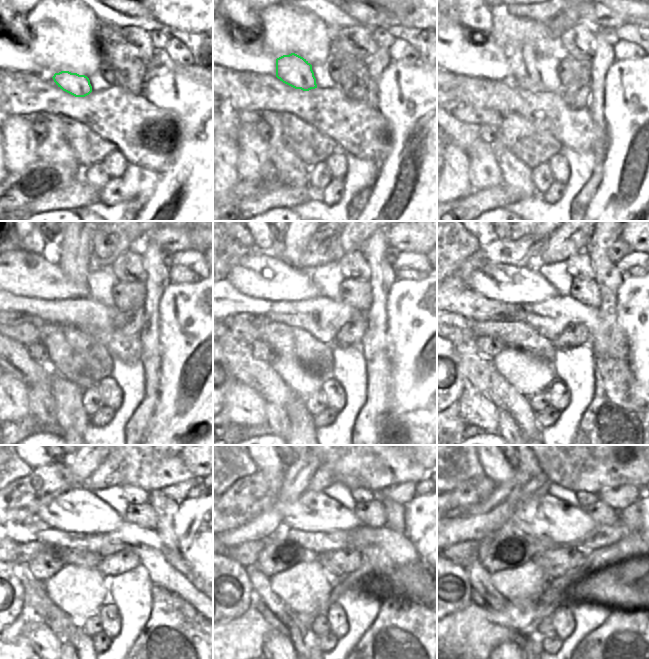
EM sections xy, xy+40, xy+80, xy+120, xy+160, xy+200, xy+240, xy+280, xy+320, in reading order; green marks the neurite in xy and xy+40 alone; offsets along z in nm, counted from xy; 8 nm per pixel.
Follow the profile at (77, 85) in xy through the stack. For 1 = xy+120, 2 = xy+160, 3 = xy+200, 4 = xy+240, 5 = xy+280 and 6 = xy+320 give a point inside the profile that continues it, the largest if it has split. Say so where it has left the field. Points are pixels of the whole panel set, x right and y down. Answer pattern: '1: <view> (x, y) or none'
1: xy+120 (77, 257)
2: xy+160 (297, 248)
3: xy+200 (522, 249)
4: xy+240 (16, 503)
5: xy+280 (248, 497)
6: xy+320 (472, 491)

